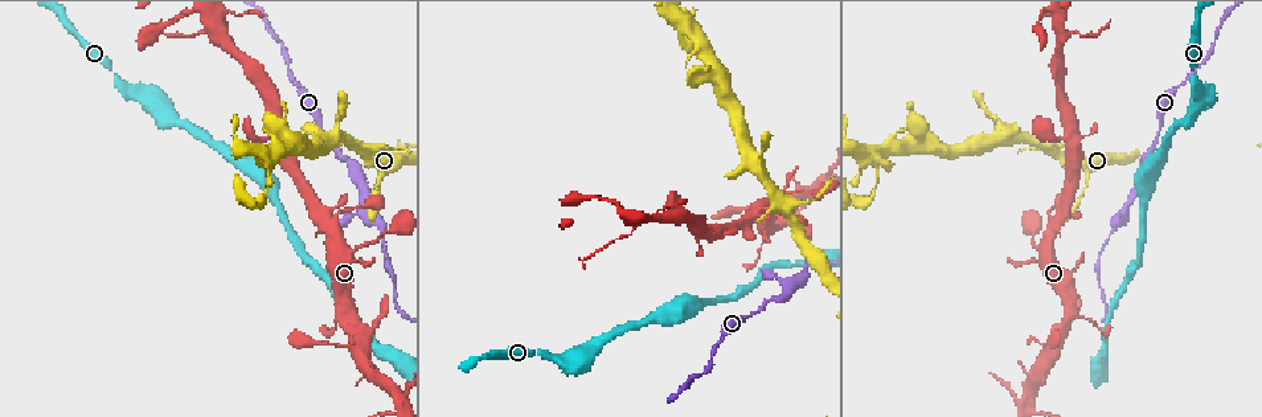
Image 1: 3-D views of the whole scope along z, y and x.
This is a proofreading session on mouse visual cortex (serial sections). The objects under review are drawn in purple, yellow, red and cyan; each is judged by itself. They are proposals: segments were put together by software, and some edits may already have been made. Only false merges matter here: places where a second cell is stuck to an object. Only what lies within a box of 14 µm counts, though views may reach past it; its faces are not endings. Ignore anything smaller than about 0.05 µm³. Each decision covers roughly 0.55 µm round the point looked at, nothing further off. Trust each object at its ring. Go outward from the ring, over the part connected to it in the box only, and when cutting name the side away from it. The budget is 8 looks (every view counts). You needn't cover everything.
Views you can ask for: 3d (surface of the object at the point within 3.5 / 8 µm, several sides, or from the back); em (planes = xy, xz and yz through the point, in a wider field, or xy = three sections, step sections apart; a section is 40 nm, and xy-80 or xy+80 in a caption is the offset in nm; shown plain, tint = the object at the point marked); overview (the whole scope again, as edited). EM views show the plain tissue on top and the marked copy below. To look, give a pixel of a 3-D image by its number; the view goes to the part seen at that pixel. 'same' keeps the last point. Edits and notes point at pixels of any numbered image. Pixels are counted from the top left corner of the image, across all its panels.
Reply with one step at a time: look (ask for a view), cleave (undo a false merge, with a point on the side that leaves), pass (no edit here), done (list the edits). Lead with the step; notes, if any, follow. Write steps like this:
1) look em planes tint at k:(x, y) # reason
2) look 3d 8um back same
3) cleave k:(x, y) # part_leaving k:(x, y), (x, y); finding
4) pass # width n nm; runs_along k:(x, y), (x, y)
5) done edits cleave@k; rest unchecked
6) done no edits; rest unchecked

look 3d 3.5um at 1:(363, 210)

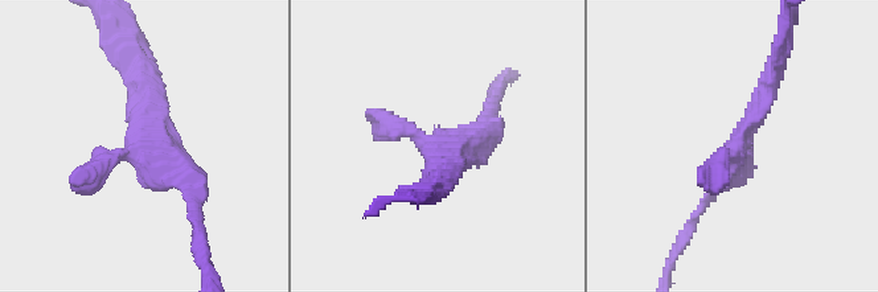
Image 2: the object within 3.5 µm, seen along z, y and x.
look em xy step 2 tint at 2:(152, 144) # need the tissue

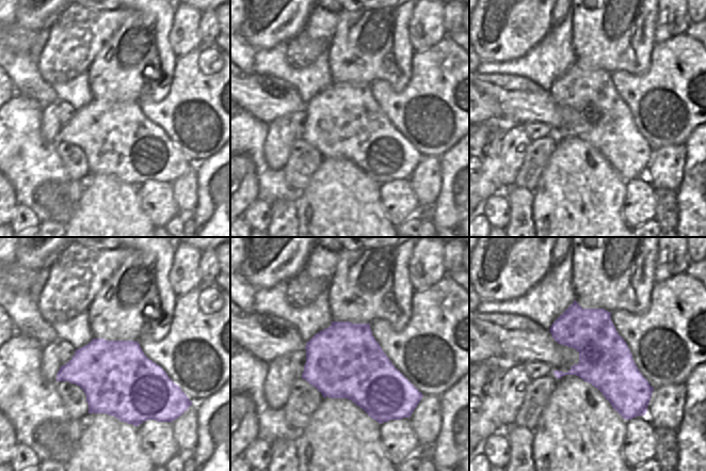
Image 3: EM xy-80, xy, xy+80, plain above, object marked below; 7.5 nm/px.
pass # width 550 nm; runs_along 2:(775, 64), (705, 206); continuous, no second cell

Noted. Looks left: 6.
look 3d 3.5um at 1:(367, 207) # thick turns thin

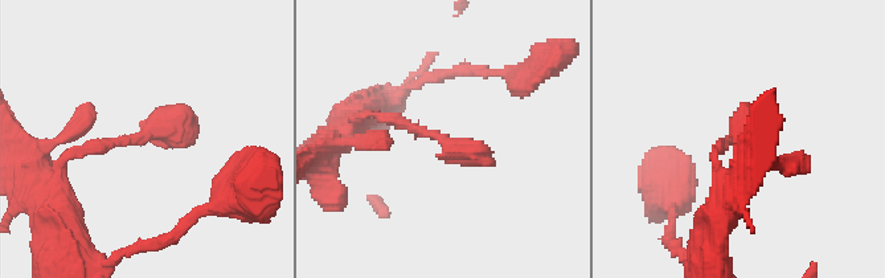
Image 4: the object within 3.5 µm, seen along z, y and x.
look em xy step 1 tint at 4:(441, 139) # need the tissue

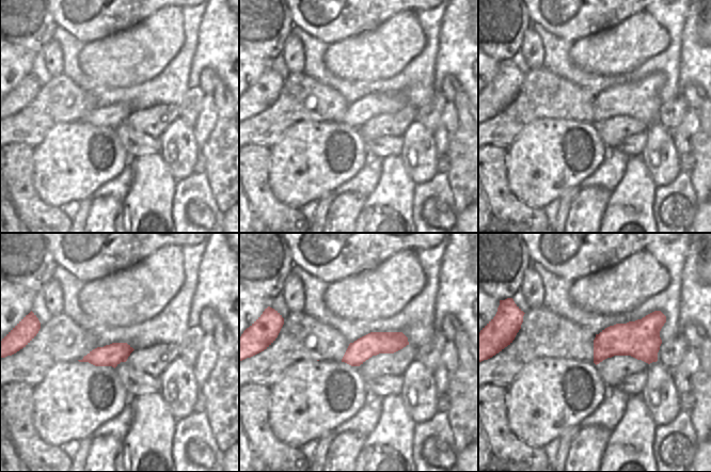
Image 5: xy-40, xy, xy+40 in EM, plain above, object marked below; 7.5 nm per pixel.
pass # runs_along 4:(65, 159), (183, 127), (191, 111); all the same cell

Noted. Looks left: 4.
look 3d 8um at 1:(786, 209) # abrupt turn

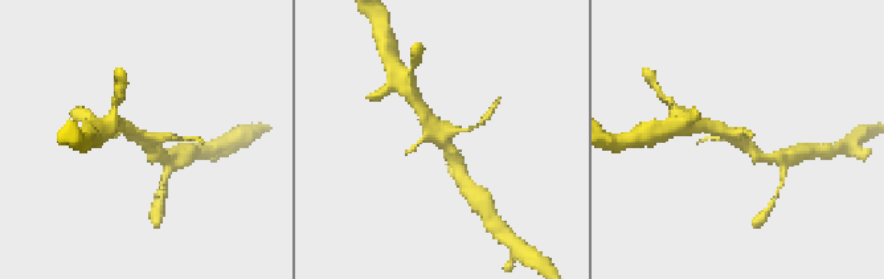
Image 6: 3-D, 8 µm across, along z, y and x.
look 3d 3.5um at 6:(441, 139) # zoom in

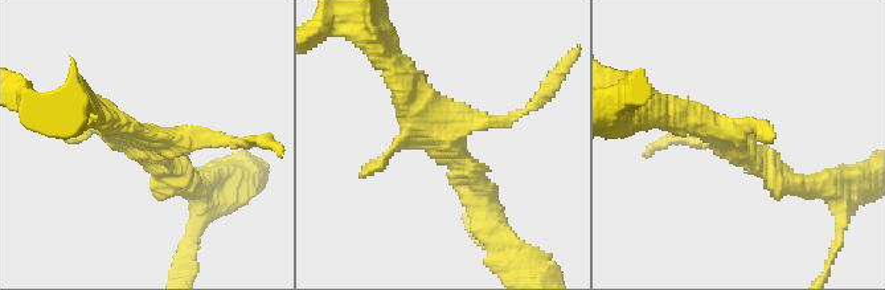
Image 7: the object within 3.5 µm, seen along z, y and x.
look em xy step 2 tint at 7:(141, 137) # now the EM

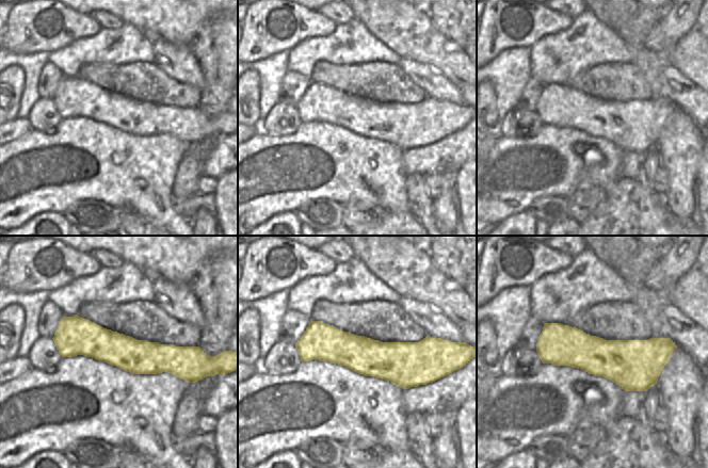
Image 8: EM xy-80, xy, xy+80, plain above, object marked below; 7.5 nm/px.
pass # runs_along 7:(479, 195), (394, 69); all the same cell

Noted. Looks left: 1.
done no edits; rest unchecked

